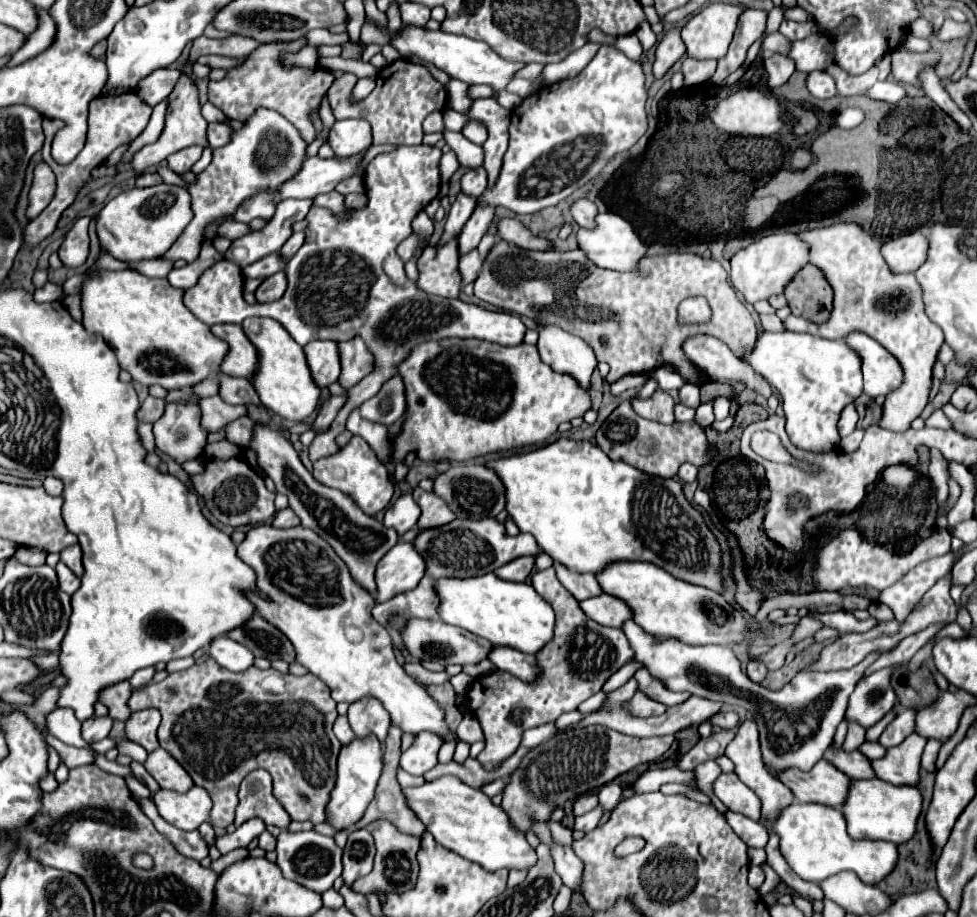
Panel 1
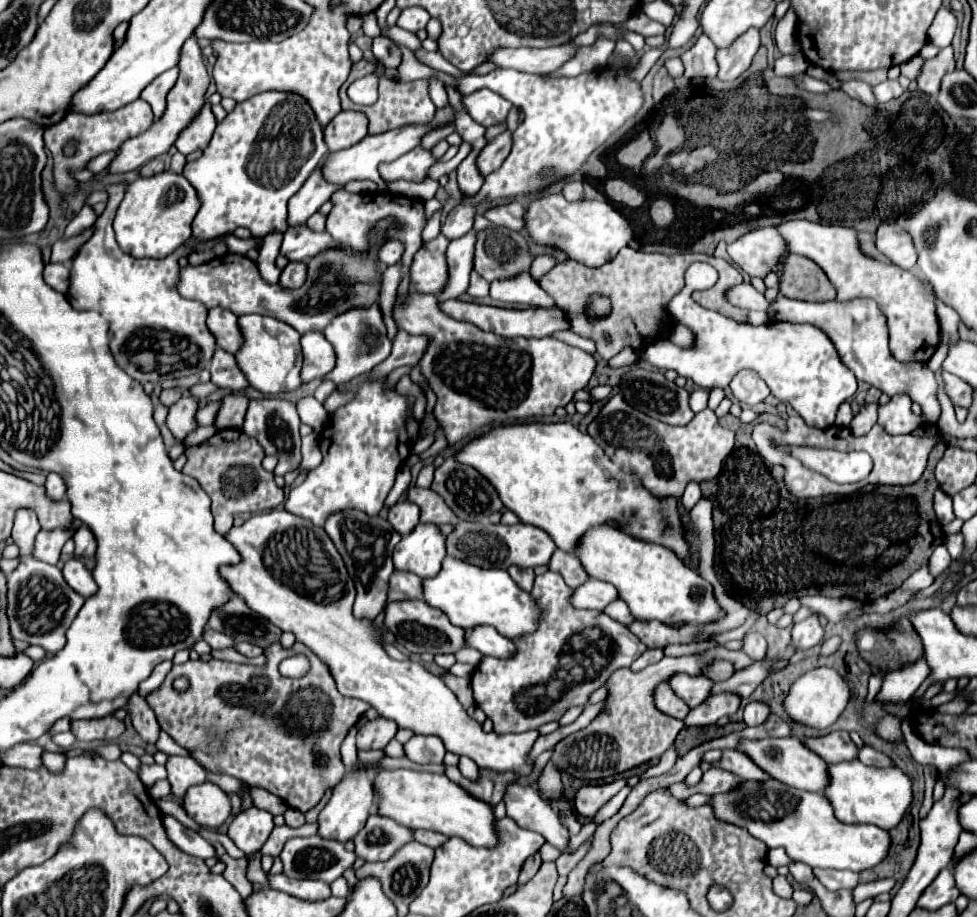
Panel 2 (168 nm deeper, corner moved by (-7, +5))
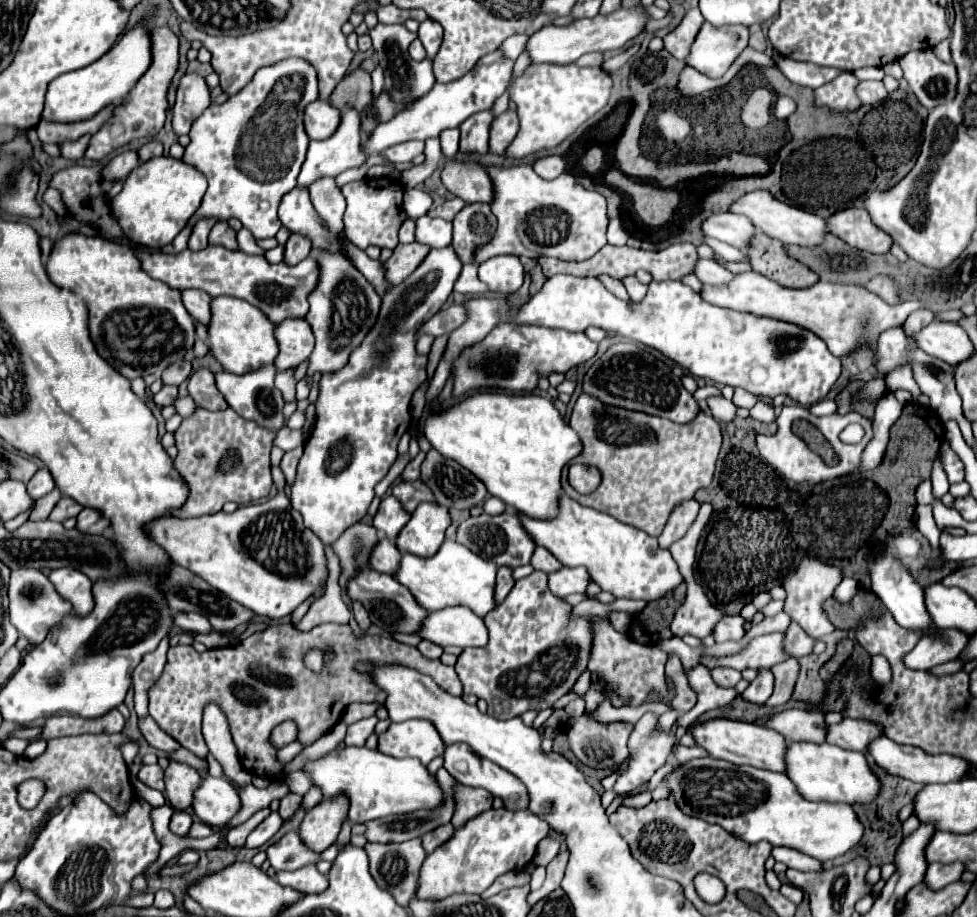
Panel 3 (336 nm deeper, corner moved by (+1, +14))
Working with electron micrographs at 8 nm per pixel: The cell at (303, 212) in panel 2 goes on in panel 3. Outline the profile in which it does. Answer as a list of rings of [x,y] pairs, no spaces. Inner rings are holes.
[[[340,108],[340,124],[336,128],[336,132],[326,138],[326,140],[310,140],[308,144],[308,154],[306,160],[302,164],[302,172],[298,176],[298,184],[302,186],[310,186],[314,180],[322,178],[322,176],[338,176],[340,172],[360,166],[366,162],[366,156],[360,148],[360,116],[356,108]]]

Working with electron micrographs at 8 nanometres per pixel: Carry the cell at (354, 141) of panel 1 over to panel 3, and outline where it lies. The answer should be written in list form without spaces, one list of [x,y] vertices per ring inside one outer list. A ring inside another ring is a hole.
[[[314,100],[304,108],[304,130],[310,140],[324,140],[338,126],[338,108],[326,100]]]

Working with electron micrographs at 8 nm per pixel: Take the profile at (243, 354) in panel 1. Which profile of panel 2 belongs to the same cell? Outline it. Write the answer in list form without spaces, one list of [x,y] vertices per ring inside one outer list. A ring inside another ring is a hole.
[[[214,307],[208,311],[208,329],[216,335],[216,341],[218,345],[236,355],[236,351],[242,347],[244,343],[244,337],[242,337],[242,329],[238,325],[238,317],[232,313],[232,311],[226,311],[226,309],[220,309],[220,307]]]

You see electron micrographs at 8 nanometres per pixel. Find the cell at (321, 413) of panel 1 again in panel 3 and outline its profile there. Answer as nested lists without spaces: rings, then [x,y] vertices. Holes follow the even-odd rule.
[[[460,304],[442,308],[438,314],[434,314],[422,328],[420,334],[432,334],[432,336],[442,336],[442,334],[450,334],[452,330],[460,328],[468,318],[466,308]]]

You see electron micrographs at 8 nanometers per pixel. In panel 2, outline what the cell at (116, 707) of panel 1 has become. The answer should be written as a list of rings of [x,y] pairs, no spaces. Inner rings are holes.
[[[138,691],[132,693],[132,695],[128,697],[128,701],[130,701],[130,703],[126,705],[126,711],[128,711],[128,715],[132,717],[134,729],[140,733],[140,737],[142,737],[144,741],[154,743],[154,741],[158,739],[158,731],[160,731],[158,721],[156,721],[156,717],[154,717],[154,711],[146,705],[146,701],[138,695]]]

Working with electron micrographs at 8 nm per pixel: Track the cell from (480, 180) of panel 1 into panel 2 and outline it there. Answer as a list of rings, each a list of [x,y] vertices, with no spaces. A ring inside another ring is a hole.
[[[508,131],[500,133],[494,141],[490,141],[486,145],[486,149],[482,149],[478,153],[478,171],[480,171],[480,175],[486,177],[492,171],[496,171],[504,163],[504,159],[508,157],[510,147],[512,147],[512,139],[510,139]]]

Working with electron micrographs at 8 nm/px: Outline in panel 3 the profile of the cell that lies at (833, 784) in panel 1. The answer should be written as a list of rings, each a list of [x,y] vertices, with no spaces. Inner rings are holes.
[[[716,718],[708,722],[700,722],[690,726],[690,732],[696,740],[698,746],[702,746],[712,758],[728,760],[732,764],[748,764],[754,768],[764,768],[764,770],[774,770],[774,772],[784,772],[784,762],[782,756],[786,754],[786,740],[760,724],[750,724],[750,722],[740,722],[740,720],[726,720],[726,718]]]

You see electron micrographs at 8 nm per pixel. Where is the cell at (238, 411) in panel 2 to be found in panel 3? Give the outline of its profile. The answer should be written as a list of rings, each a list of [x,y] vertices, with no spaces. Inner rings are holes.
[[[200,368],[190,376],[188,392],[194,398],[194,402],[202,404],[204,408],[222,410],[222,408],[228,406],[224,396],[218,392],[218,388],[214,384],[214,374],[210,370],[206,370],[206,368]]]

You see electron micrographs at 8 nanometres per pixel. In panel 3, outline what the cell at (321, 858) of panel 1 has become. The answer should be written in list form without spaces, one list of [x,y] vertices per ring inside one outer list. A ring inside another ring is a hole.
[[[288,832],[278,842],[266,848],[268,860],[276,872],[280,870],[298,870],[306,864],[316,864],[320,860],[318,854],[312,854],[300,840],[298,832]]]

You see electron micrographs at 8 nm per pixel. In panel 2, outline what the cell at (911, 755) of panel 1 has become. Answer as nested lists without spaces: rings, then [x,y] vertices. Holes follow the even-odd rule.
[[[864,745],[860,749],[860,757],[858,757],[864,765],[870,765],[870,767],[878,767],[878,769],[884,769],[884,767],[894,767],[894,761],[886,755],[886,753],[880,753],[876,749],[872,749],[870,745]]]

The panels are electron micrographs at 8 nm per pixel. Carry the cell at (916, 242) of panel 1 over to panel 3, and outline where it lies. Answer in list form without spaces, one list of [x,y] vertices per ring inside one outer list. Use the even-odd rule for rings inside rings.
[[[844,208],[832,214],[828,220],[828,232],[850,244],[852,248],[862,248],[866,252],[884,254],[890,250],[892,240],[880,228],[870,224],[870,216],[862,208]]]

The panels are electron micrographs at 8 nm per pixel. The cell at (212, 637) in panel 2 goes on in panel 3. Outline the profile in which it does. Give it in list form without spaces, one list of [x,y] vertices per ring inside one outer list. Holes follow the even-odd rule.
[[[178,612],[174,614],[174,624],[186,632],[192,634],[208,634],[212,632],[210,622],[206,620],[206,616],[196,614],[196,612]]]

